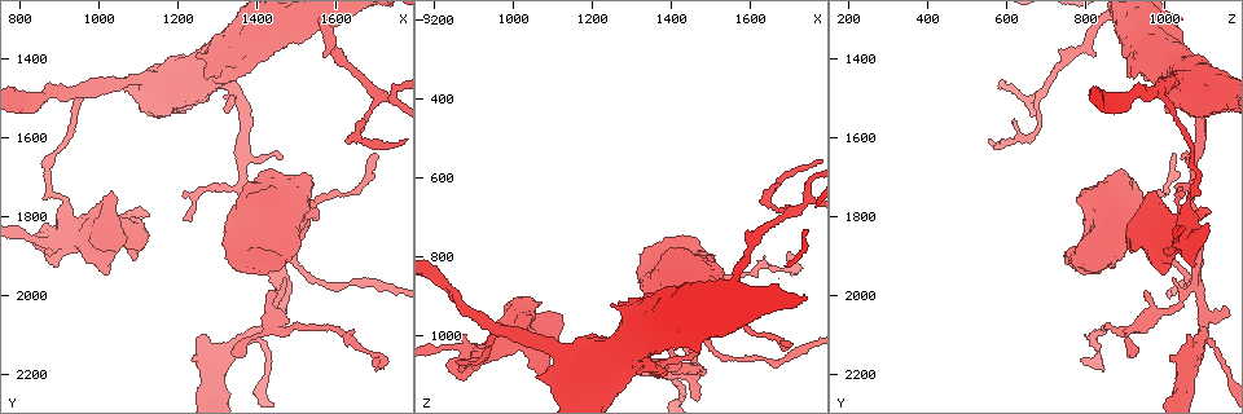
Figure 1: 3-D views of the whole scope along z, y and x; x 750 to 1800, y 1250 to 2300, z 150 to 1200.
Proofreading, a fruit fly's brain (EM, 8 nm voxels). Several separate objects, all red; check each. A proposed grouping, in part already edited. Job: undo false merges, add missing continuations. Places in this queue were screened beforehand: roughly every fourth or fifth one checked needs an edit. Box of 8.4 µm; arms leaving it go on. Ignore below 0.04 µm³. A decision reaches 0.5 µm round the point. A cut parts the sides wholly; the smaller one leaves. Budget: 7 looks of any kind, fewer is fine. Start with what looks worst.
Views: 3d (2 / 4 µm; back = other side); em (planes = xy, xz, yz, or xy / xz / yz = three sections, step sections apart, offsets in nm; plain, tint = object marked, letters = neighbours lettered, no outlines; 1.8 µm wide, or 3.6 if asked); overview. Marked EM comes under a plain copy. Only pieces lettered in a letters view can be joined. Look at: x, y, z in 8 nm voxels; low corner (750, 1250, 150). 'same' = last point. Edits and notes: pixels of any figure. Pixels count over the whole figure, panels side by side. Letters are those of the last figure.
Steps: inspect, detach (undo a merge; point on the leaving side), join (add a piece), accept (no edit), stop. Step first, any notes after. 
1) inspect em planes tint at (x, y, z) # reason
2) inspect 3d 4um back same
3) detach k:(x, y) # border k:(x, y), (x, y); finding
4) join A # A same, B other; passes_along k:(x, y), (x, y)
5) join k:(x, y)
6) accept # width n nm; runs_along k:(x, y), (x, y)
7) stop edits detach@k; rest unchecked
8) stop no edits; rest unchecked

inspect em 3.6um planes tint at (1310, 1460, 1055) # sudden change in width

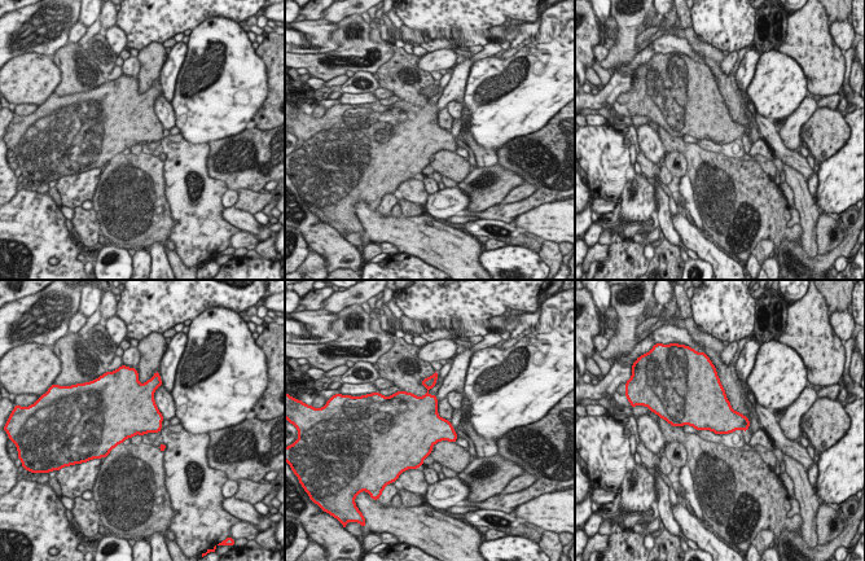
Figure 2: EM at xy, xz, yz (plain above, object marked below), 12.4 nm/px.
inspect em 3.6um planes letters same # what lies round it

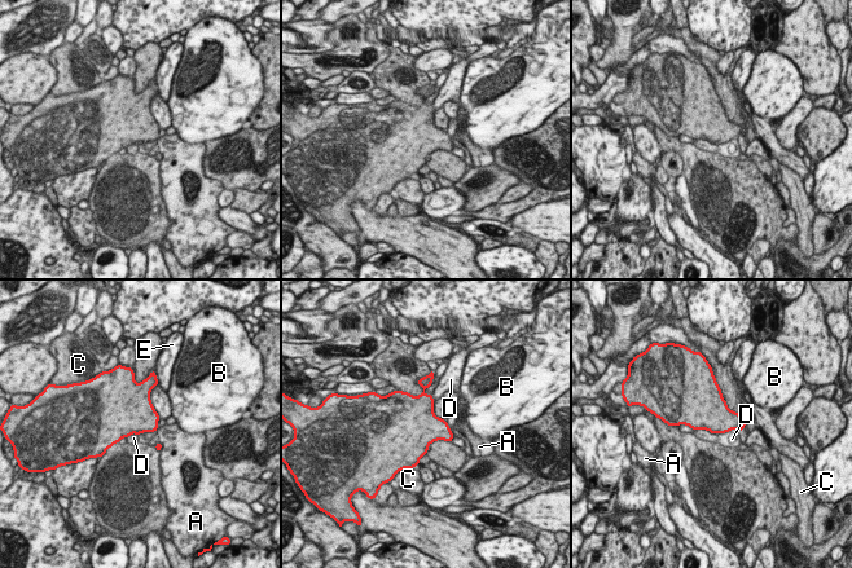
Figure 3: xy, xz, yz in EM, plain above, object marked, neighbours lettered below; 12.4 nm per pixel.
accept # longest_contact D 600 nm; A other, B other, C other, D other, E other; border 3:(694, 428), (741, 432); one neuron here

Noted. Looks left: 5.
inspect 3d 2um at (1700, 1640, 1025) # thin end

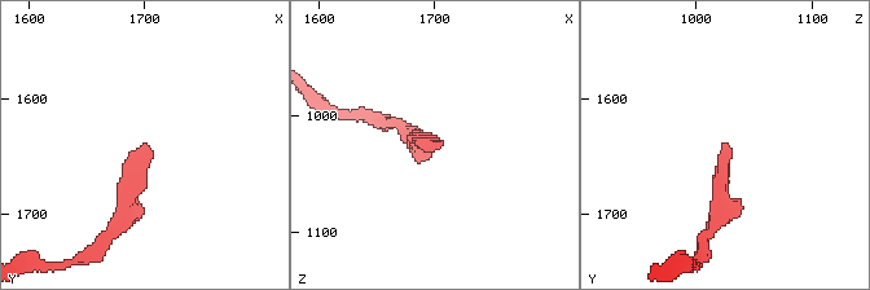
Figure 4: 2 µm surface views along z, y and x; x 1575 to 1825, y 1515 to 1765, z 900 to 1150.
inspect em planes tint at (1702, 1636, 1022)

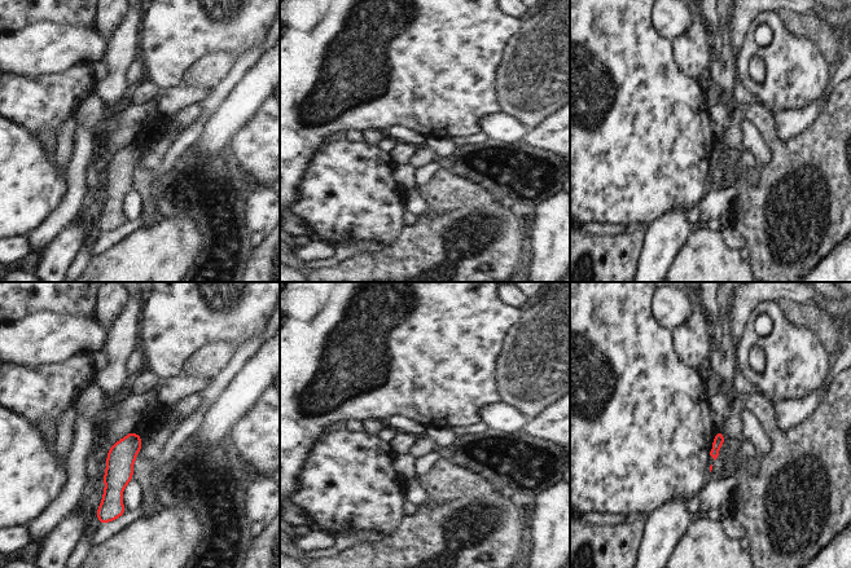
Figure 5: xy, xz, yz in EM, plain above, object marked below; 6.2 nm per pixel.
inspect em planes letters same # what lies round it

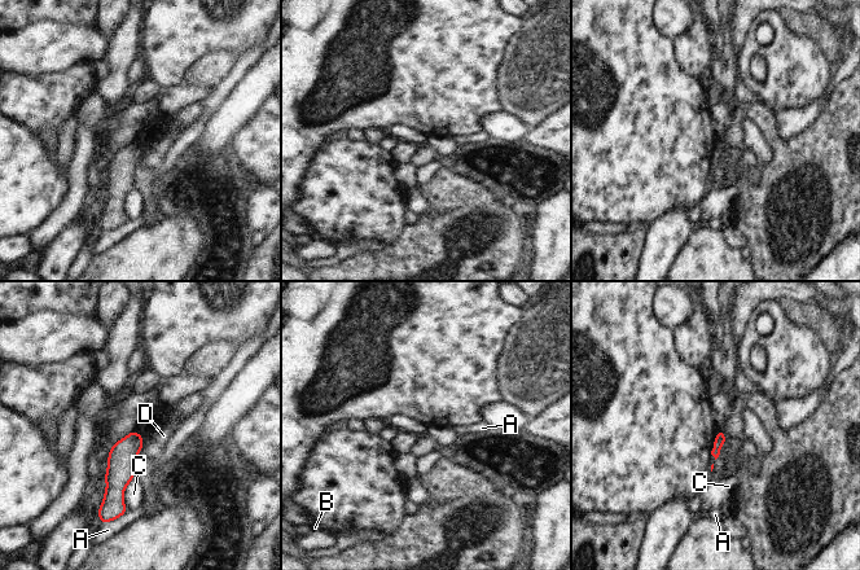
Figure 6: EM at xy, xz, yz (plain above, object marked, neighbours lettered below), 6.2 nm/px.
accept # A other, B other, C other, D other; border 6:(144, 441), (137, 455); no lettered piece goes on from it

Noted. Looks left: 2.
inspect em 3.6um planes letters at (1035, 1915, 960) # stops while still wide

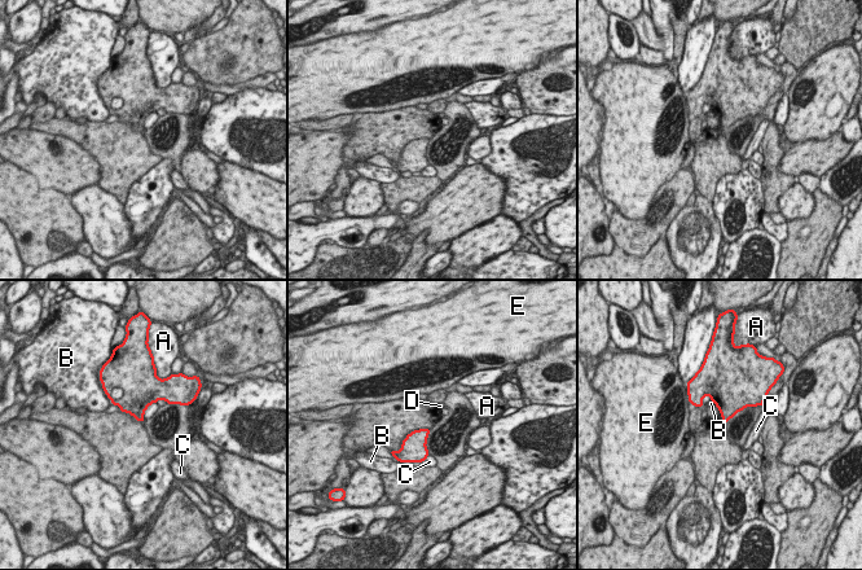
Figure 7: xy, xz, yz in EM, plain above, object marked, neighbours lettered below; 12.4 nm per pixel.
accept # A other, B other, C other, D other, E other; border 7:(108, 397), (113, 404); none of them fits

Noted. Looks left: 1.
stop no edits; rest unchecked

